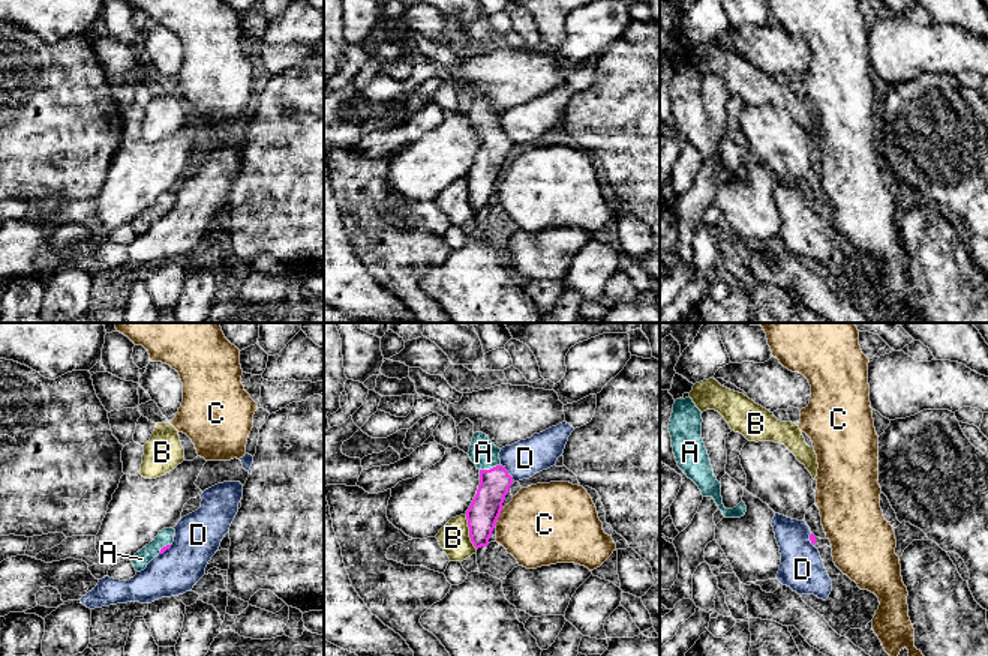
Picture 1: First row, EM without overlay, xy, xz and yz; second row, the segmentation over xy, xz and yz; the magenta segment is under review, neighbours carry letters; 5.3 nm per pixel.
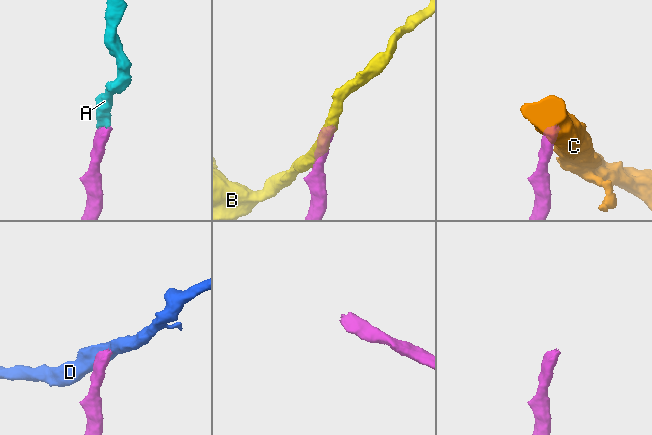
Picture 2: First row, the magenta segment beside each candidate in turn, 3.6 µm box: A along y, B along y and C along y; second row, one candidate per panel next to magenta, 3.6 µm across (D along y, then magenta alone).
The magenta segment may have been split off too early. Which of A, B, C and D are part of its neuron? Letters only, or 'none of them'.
A

